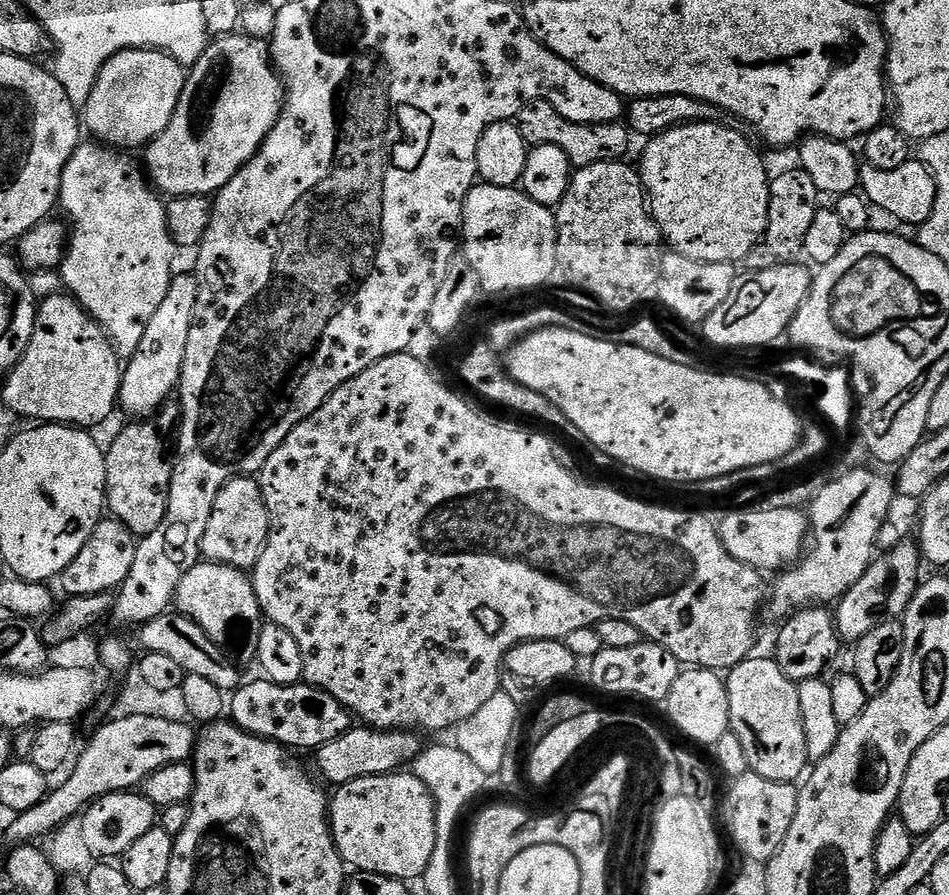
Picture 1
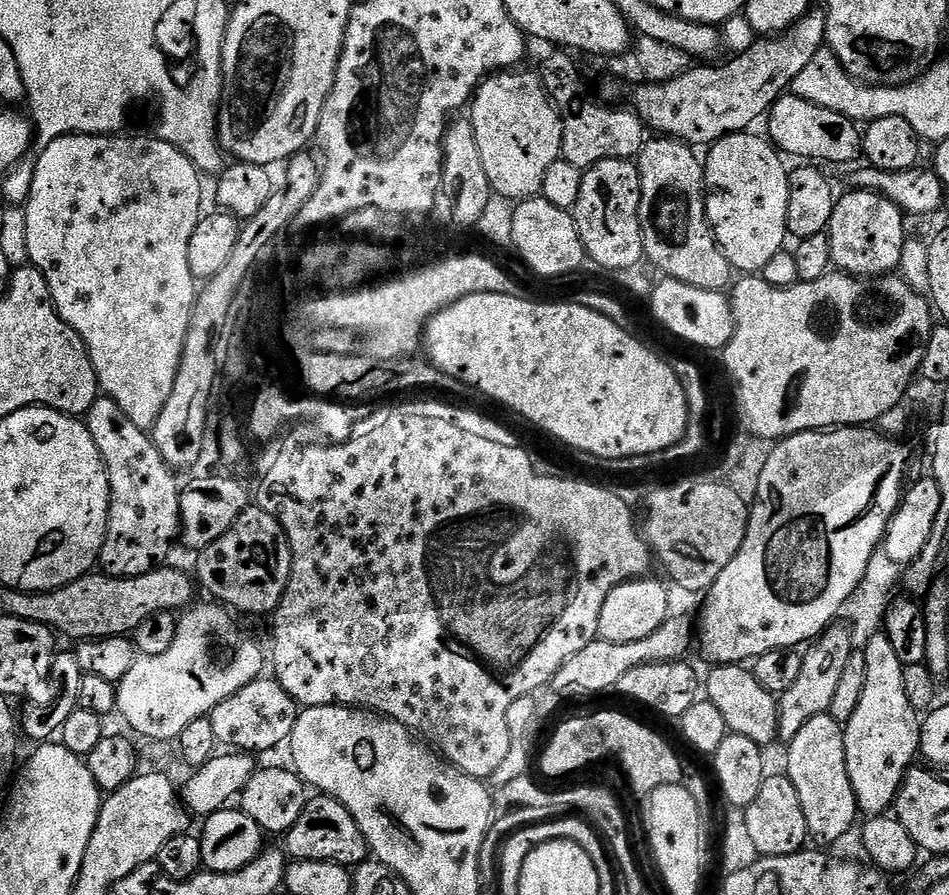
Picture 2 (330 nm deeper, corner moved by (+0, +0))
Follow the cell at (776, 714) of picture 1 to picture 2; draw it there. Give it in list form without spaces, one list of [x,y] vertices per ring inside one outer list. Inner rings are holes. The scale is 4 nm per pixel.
[[[717,664],[707,669],[708,677],[702,680],[703,695],[714,706],[722,718],[726,718],[726,726],[731,734],[742,734],[742,738],[750,738],[750,742],[761,746],[777,743],[778,710],[777,697],[771,692],[762,690],[762,682],[754,678],[754,674],[744,664]]]

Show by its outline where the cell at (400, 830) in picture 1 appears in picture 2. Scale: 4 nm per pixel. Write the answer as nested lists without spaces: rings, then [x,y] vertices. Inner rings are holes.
[[[316,794],[304,805],[298,822],[286,833],[286,852],[292,860],[313,860],[355,866],[369,859],[370,849],[362,830],[354,822],[350,810],[342,806],[333,796]]]

